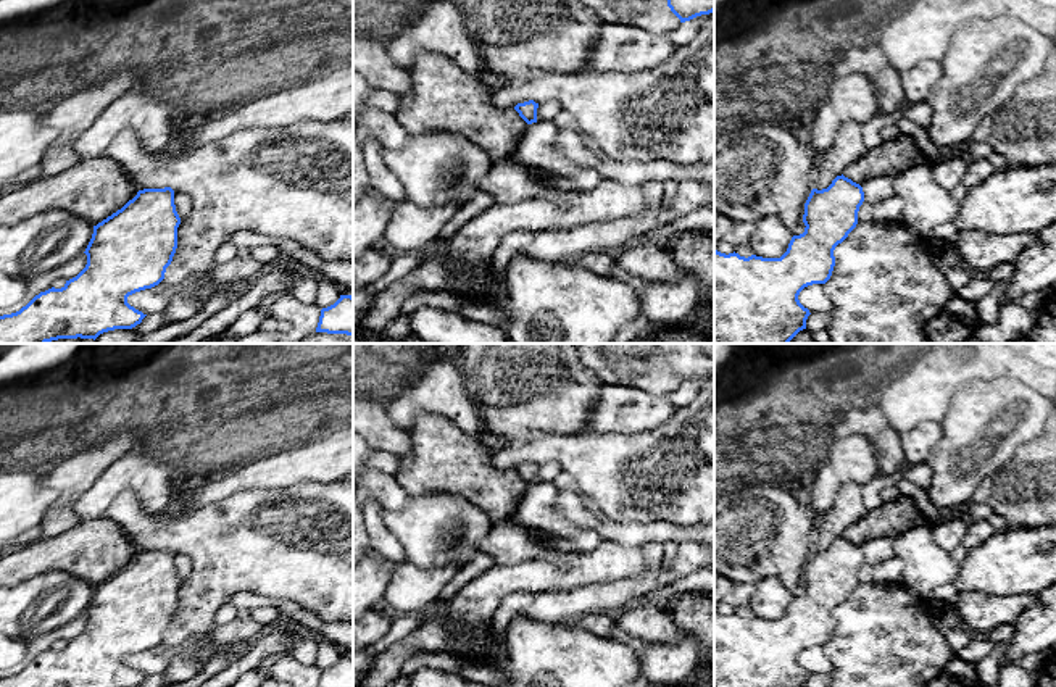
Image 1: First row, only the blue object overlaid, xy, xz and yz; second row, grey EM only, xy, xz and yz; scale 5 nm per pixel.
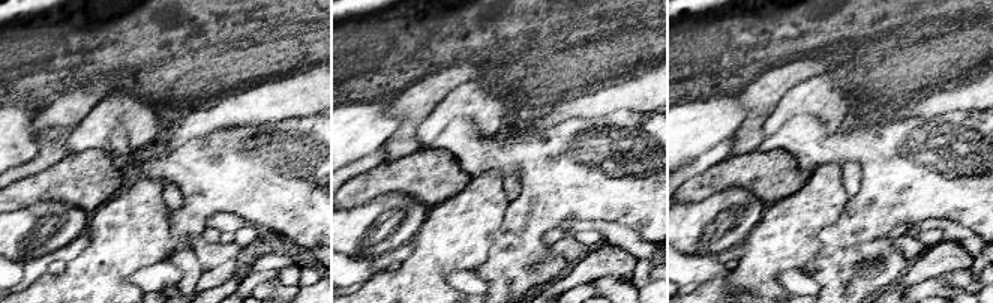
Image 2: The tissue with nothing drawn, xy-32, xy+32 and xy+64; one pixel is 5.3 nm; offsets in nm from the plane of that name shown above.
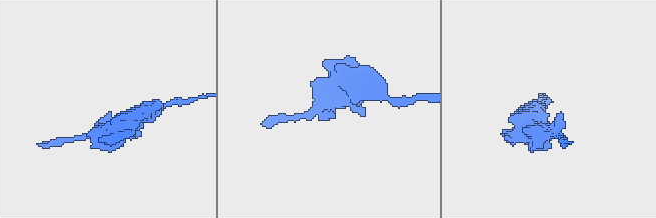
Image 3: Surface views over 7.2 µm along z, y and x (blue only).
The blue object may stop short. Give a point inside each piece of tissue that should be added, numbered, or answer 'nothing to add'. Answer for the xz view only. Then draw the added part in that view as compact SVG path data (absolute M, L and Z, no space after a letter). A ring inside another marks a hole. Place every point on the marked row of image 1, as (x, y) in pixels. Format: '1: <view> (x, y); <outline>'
nothing to add

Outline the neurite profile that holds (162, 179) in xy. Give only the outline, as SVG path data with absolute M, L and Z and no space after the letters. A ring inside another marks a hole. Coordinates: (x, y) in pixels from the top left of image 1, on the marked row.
M303 121L282 129L240 131L192 150L174 145L160 153L147 152L139 135L124 129L108 147L106 156L116 160L140 190L171 187L192 200L192 213L177 227L173 261L166 268L164 279L155 285L156 290L169 285L181 290L163 311L166 324L192 318L213 295L235 285L235 282L214 282L211 264L229 250L229 237L237 231L298 242L322 260L353 261L353 121Z

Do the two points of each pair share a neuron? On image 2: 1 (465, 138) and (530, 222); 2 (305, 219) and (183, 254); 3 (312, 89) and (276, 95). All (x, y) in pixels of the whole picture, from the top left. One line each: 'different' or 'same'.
1: same
2: different
3: same

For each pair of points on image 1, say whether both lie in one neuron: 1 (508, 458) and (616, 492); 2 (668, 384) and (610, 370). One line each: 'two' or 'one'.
1: one
2: one

